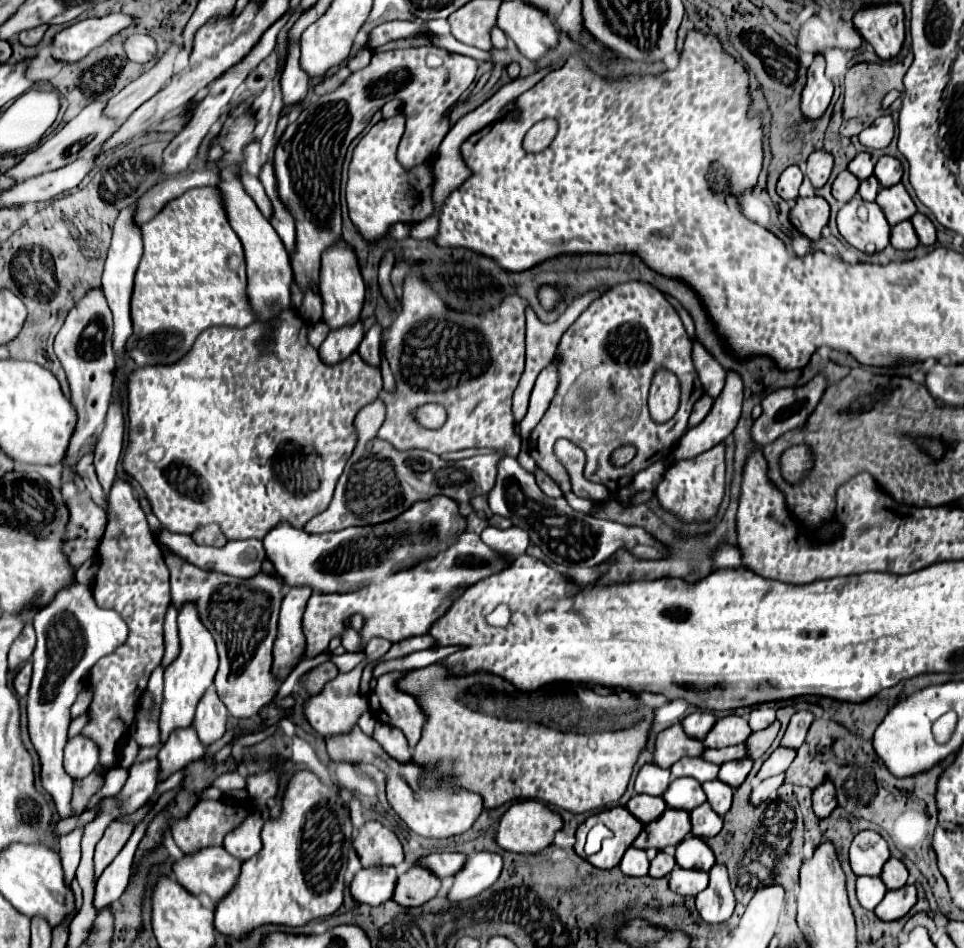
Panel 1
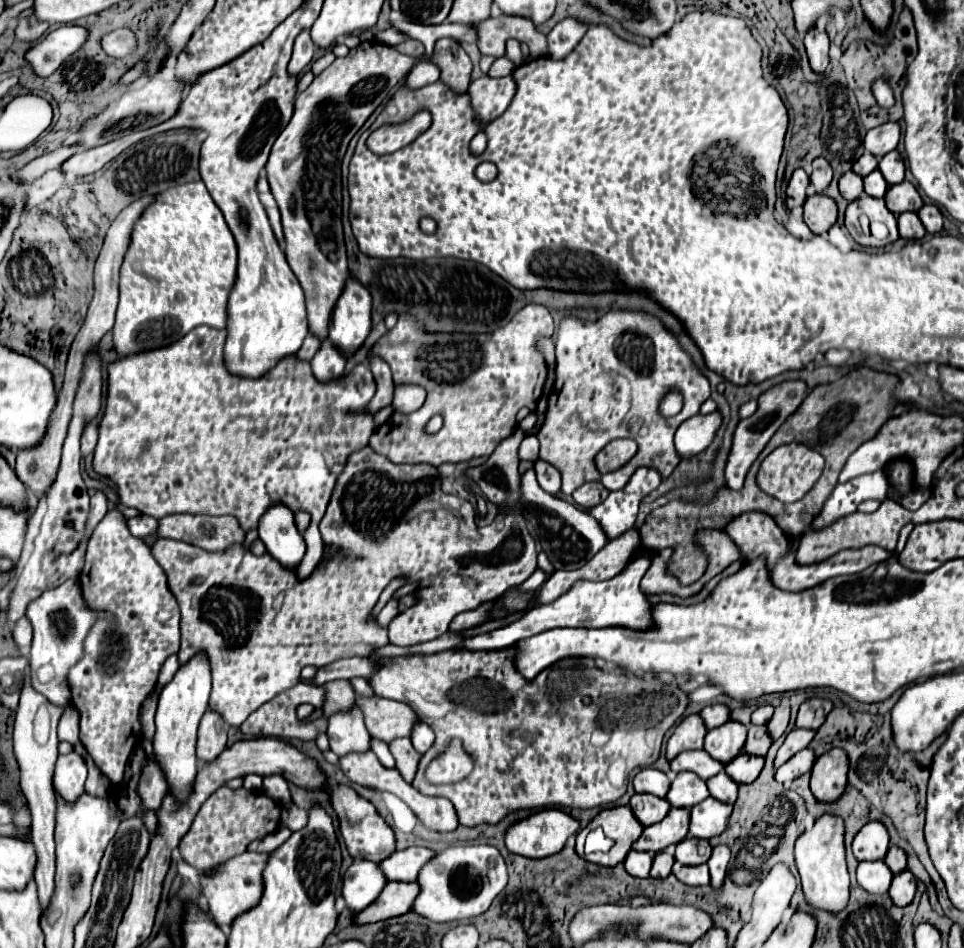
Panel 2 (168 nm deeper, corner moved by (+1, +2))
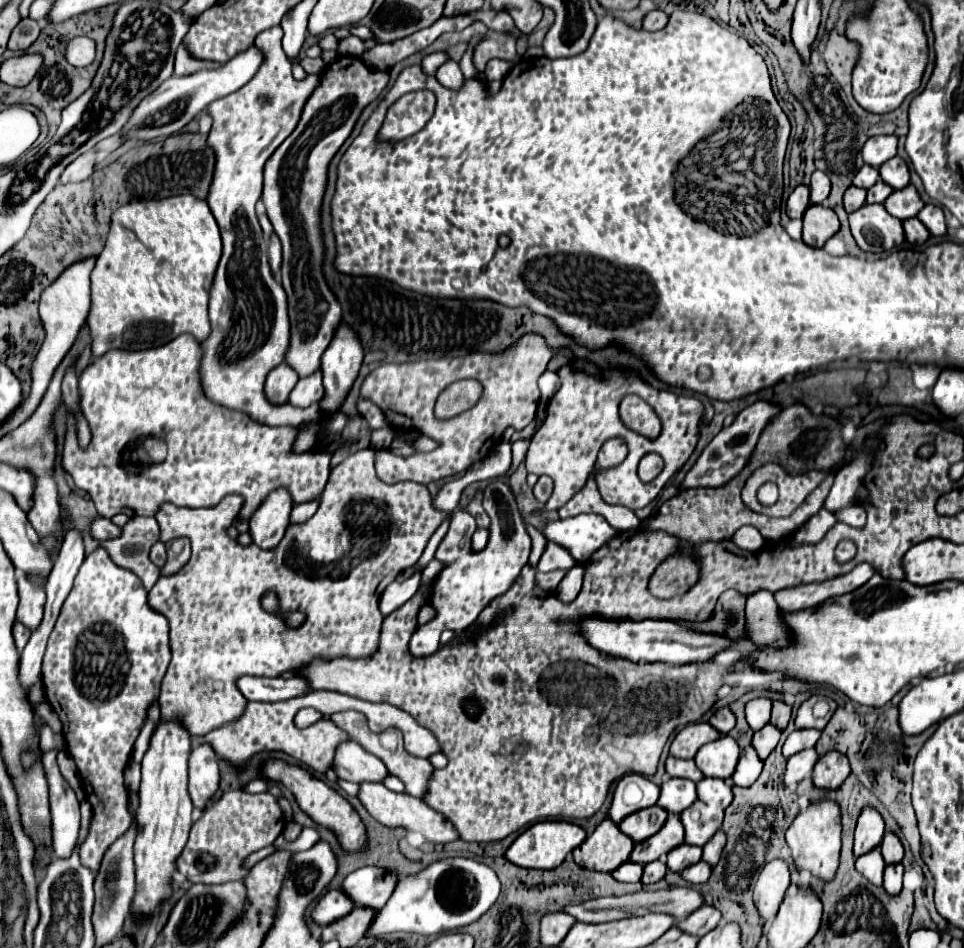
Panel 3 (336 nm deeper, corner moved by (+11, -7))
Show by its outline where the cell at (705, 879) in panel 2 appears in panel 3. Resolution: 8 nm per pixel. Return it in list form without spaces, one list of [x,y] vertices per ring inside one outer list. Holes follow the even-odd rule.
[[[698,862],[696,866],[690,866],[682,872],[682,878],[690,884],[704,884],[710,878],[710,866],[706,862]]]

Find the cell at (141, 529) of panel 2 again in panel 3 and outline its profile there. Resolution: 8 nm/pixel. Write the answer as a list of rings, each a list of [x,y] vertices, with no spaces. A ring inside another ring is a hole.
[[[98,518],[98,520],[94,520],[94,524],[92,524],[92,536],[98,538],[100,542],[118,538],[118,534],[122,534],[122,528],[116,526],[116,524],[112,524],[112,522],[106,520],[106,518]]]

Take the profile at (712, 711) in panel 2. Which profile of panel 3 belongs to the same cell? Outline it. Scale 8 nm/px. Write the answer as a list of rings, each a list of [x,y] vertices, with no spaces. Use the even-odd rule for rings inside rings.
[[[718,708],[718,710],[710,716],[708,724],[714,726],[720,734],[728,734],[728,732],[734,728],[736,718],[734,718],[734,714],[730,712],[730,708]]]

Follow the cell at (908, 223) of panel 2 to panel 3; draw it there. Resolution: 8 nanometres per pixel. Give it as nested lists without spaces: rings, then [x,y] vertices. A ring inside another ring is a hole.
[[[908,218],[904,222],[904,236],[906,236],[906,240],[910,244],[922,244],[922,242],[928,240],[930,234],[928,234],[926,226],[918,218]]]

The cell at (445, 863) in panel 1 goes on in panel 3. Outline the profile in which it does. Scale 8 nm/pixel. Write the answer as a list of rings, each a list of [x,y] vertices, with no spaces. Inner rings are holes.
[[[364,866],[346,876],[342,888],[360,906],[382,908],[392,896],[398,874],[380,866]]]

